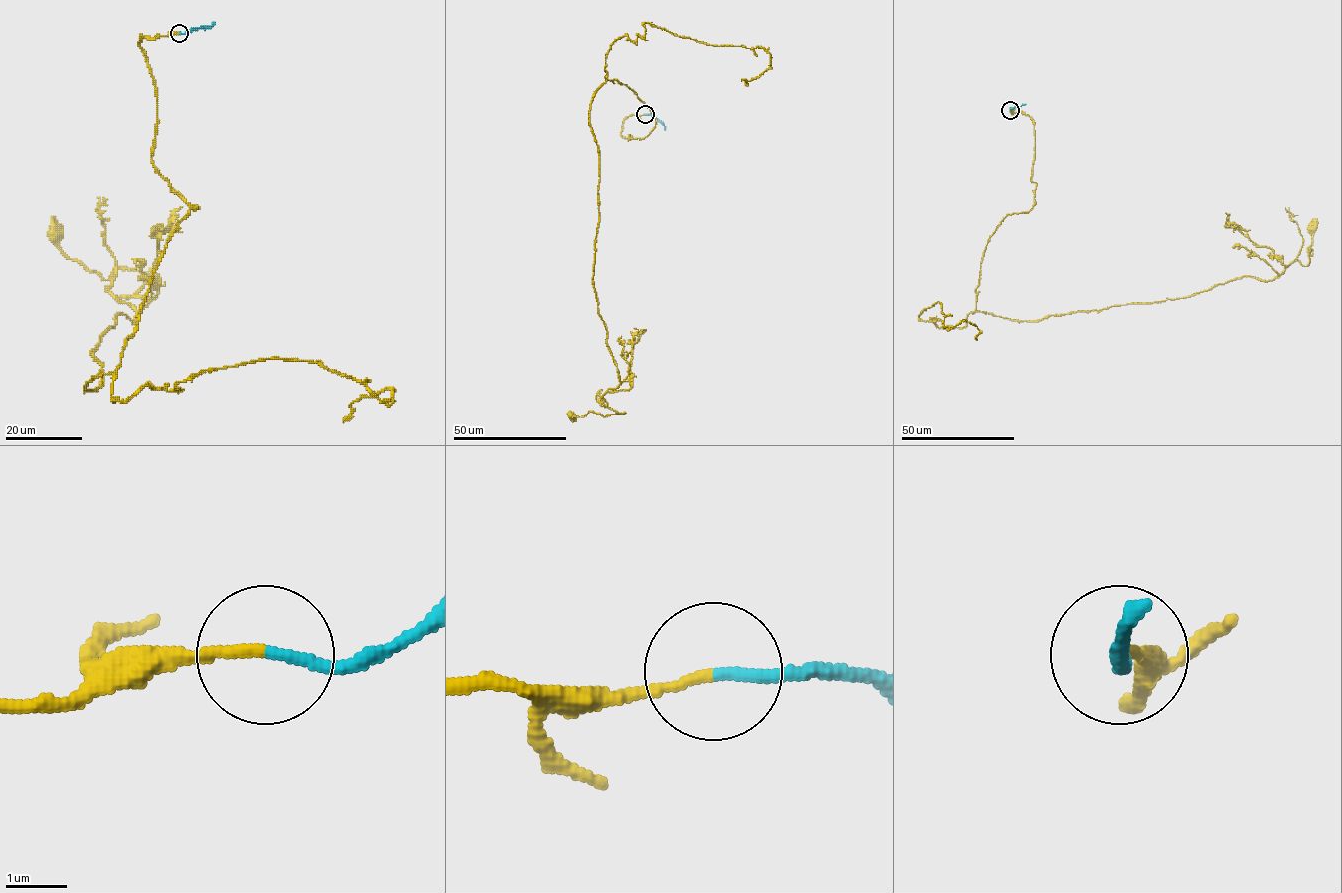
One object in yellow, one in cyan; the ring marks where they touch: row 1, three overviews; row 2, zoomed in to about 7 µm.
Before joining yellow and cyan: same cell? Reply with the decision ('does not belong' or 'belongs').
belongs

